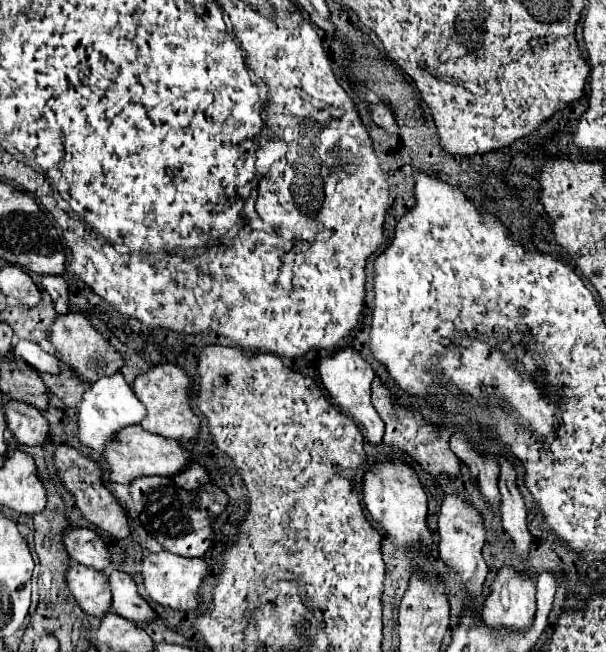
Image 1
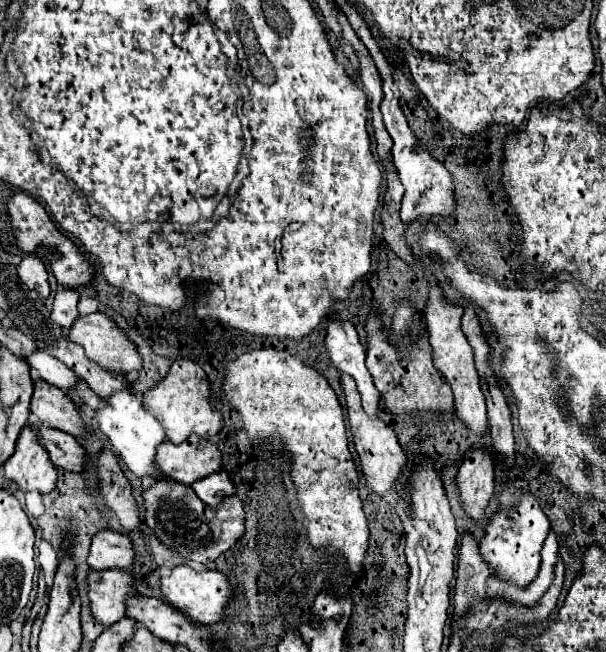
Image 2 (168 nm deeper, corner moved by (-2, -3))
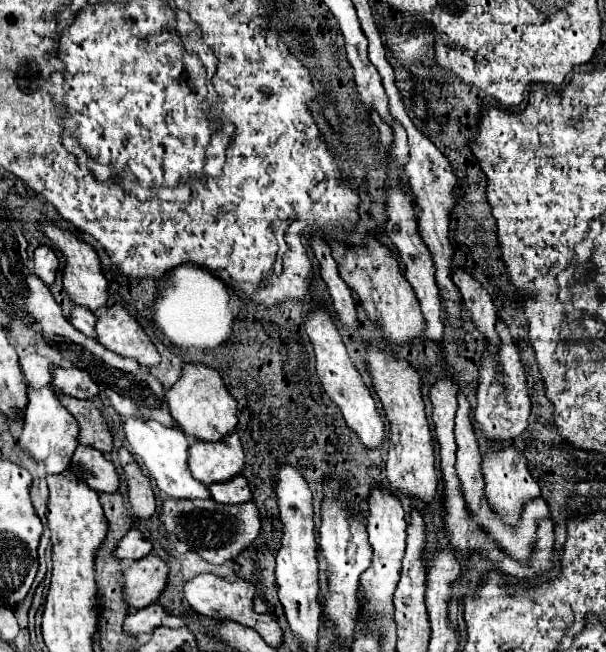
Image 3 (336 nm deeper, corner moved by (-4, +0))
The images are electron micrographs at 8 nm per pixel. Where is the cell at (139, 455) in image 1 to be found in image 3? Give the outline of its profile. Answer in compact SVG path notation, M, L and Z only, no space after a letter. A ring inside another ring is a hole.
M229 433L221 441L193 441L187 455L191 475L203 485L227 481L243 467L243 449L237 433Z

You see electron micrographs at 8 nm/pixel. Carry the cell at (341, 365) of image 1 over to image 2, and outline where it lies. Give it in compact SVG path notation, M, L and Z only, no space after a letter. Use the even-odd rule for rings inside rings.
M331 320L327 326L325 346L335 368L355 378L363 408L367 410L367 414L375 416L379 404L379 390L375 388L373 378L365 366L365 348L357 338L355 326L349 320Z

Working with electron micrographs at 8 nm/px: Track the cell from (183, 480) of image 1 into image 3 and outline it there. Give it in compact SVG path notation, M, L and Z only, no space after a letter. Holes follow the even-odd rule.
M235 475L235 477L229 479L229 481L211 483L207 489L209 489L209 493L211 493L211 499L217 501L217 503L235 505L235 503L251 501L251 491L249 491L247 481L245 481L243 475Z

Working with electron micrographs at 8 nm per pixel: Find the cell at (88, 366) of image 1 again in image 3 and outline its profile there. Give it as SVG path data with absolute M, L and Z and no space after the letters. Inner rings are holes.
M113 305L99 315L95 323L95 339L105 349L121 357L131 357L145 367L153 367L161 361L151 339L121 305Z

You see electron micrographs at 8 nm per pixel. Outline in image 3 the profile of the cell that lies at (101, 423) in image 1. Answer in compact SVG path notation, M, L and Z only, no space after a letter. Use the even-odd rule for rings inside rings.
M127 417L123 421L125 439L129 443L129 453L135 455L135 459L143 465L147 475L157 483L157 487L171 495L173 499L207 499L209 491L205 485L201 485L187 469L187 449L189 441L177 427L165 427L159 421L153 419L139 419L139 417Z

